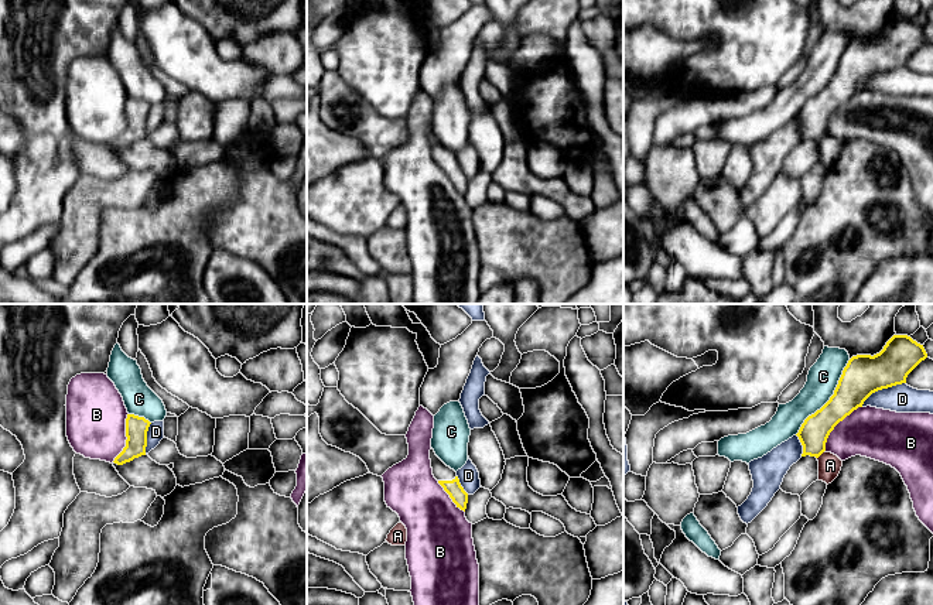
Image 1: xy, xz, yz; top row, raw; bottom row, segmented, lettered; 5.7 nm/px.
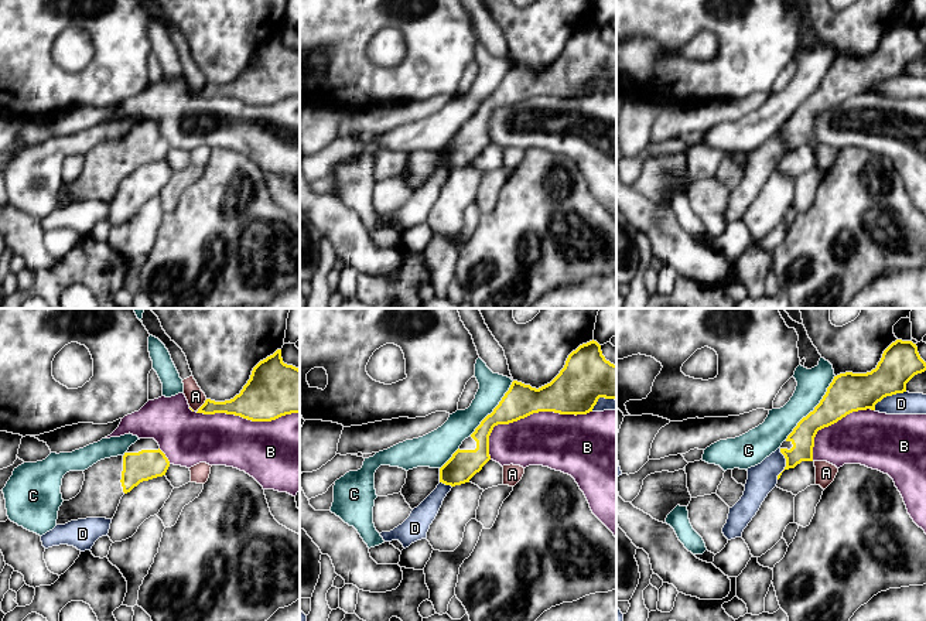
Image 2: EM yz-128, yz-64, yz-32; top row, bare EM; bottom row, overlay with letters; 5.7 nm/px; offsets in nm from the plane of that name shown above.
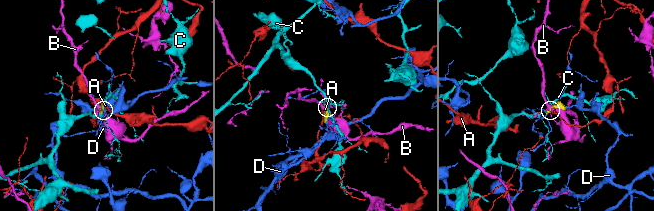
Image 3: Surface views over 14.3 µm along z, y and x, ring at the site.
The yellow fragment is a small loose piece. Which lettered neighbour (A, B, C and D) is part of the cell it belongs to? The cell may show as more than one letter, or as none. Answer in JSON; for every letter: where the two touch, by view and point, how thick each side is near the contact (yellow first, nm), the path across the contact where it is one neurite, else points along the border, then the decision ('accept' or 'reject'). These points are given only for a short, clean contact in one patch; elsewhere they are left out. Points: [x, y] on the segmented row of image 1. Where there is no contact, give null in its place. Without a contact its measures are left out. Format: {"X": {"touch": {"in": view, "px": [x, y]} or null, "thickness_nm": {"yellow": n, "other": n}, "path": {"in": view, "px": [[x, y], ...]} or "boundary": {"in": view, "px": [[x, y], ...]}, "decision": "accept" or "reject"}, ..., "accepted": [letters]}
{"A": {"touch": {"in": "yz", "px": [822, 453]}, "thickness_nm": {"yellow": 170, "other": 130}, "decision": "reject"}, "B": {"touch": {"in": "yz", "px": [836, 424]}, "thickness_nm": {"yellow": 190, "other": 280}, "decision": "reject"}, "C": {"touch": {"in": "yz", "px": [830, 399]}, "thickness_nm": {"yellow": 220, "other": 180}, "decision": "reject"}, "D": {"touch": {"in": "yz", "px": [882, 388]}, "thickness_nm": {"yellow": 220, "other": 160}, "decision": "reject"}, "accepted": []}

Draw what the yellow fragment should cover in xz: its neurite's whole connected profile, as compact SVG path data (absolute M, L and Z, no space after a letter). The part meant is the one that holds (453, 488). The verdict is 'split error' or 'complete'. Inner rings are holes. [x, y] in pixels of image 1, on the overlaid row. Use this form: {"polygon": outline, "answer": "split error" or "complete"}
{"polygon": "M433 448L430 450L430 459L431 459L434 478L444 488L444 491L450 495L450 498L457 505L457 507L465 512L466 503L468 503L468 493L461 486L457 472L451 469L450 466L447 466L435 455Z", "answer": "split error"}

